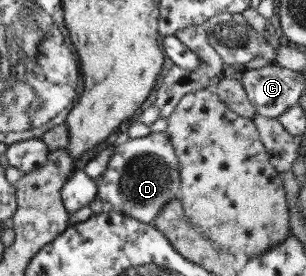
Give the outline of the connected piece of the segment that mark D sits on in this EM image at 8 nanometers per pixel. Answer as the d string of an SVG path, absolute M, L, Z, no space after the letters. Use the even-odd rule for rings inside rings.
M165 131L150 132L141 138L121 138L114 144L105 170L94 181L96 196L109 209L143 224L153 225L155 217L169 200L181 198L177 159L172 154L171 139Z

